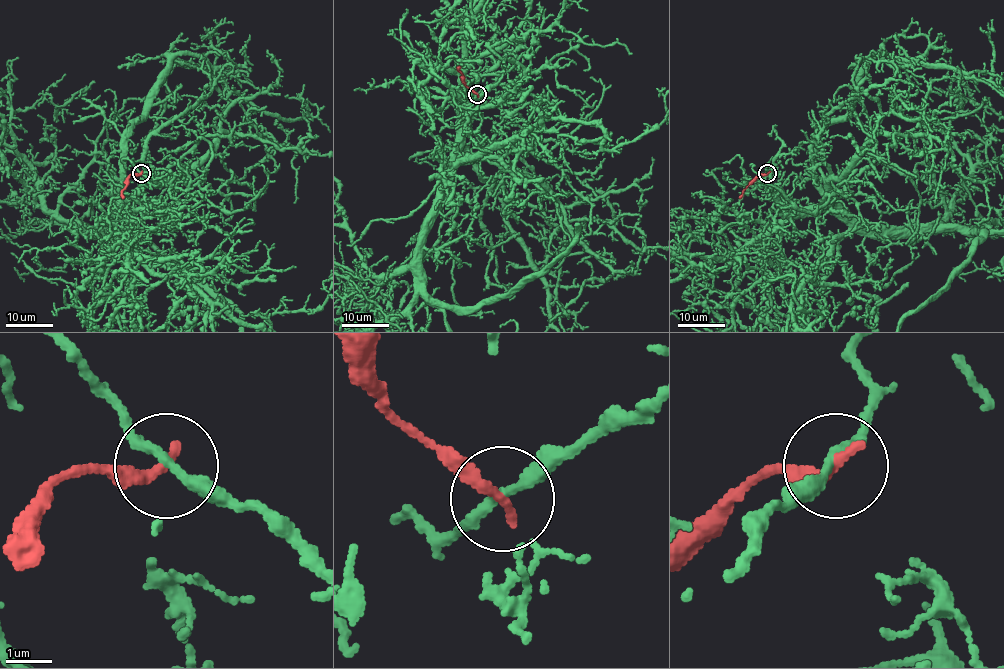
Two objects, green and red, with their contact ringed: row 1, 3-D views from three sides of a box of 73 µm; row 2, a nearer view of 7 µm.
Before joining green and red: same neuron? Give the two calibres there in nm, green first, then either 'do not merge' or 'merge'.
220/280 nm | do not merge

